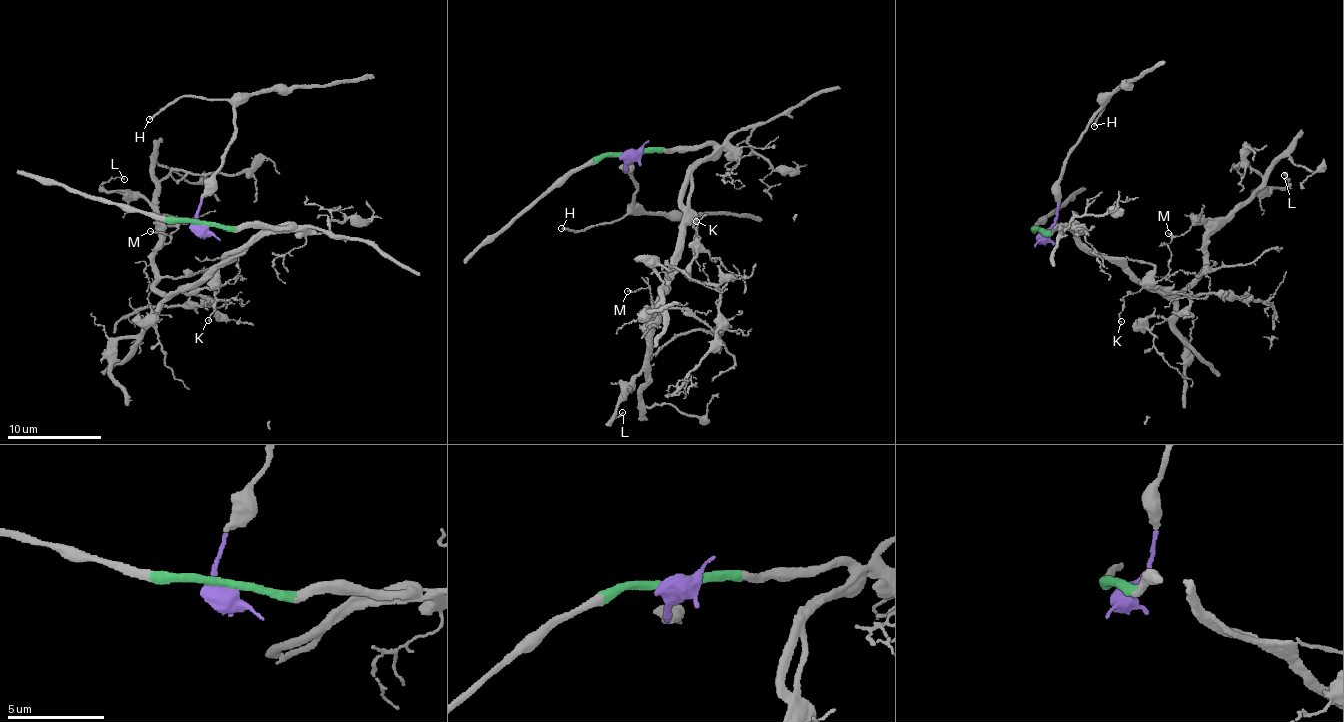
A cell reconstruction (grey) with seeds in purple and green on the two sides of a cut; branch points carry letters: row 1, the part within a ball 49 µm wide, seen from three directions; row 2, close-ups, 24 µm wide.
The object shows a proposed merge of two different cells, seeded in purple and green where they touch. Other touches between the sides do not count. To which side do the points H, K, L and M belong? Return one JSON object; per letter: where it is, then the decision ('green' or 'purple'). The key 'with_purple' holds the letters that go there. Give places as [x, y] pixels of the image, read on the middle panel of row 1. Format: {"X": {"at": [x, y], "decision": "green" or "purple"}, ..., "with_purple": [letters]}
{"H": {"at": [561, 228], "decision": "purple"}, "K": {"at": [696, 221], "decision": "green"}, "L": {"at": [622, 412], "decision": "green"}, "M": {"at": [627, 291], "decision": "green"}, "with_purple": ["H"]}

